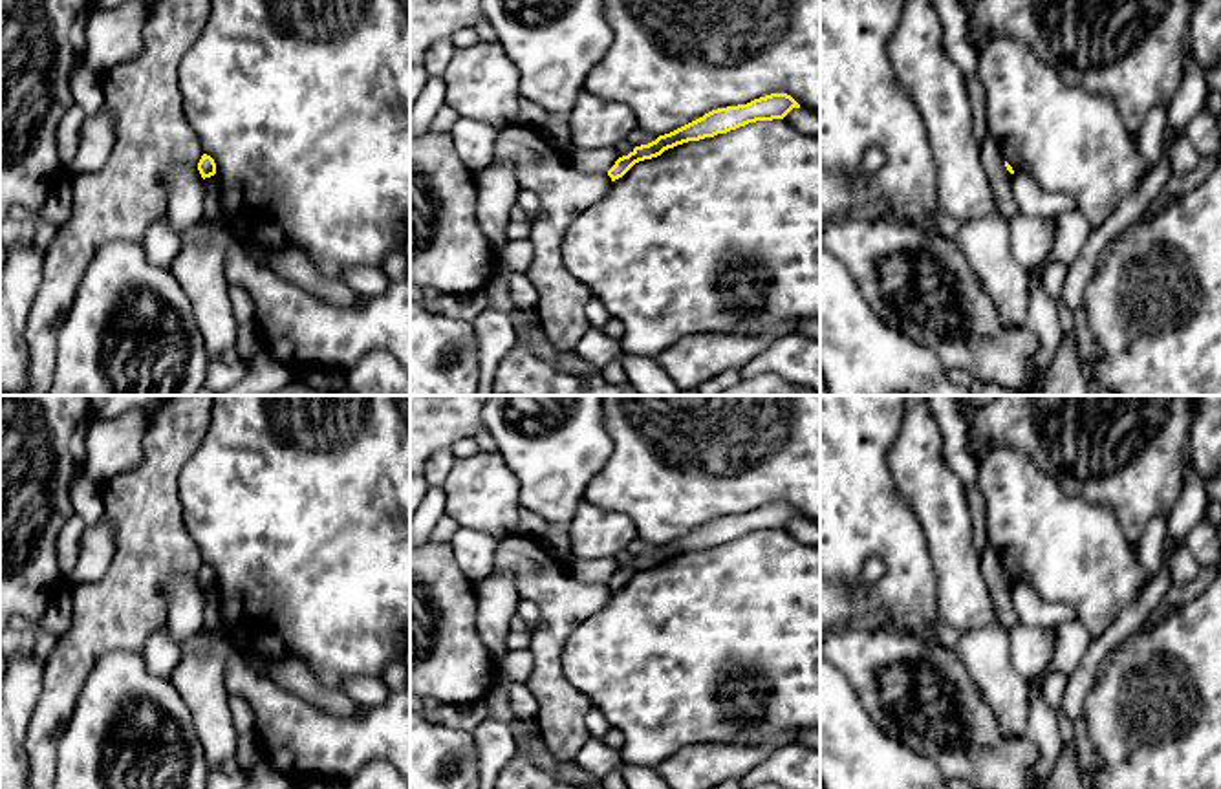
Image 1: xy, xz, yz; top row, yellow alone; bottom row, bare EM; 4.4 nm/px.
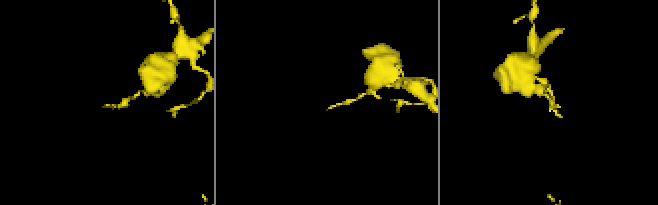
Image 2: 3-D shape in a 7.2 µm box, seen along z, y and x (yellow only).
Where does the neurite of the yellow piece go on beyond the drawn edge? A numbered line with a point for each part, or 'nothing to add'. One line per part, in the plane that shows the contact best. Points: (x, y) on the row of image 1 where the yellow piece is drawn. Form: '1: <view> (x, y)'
nothing to add

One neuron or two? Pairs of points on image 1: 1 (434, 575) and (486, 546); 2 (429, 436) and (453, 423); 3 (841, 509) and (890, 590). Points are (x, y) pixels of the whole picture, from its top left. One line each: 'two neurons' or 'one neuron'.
1: two neurons
2: one neuron
3: one neuron

